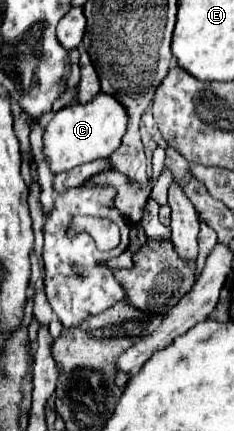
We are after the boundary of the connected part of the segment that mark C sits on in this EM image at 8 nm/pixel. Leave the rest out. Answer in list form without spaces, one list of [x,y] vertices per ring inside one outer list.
[[[100,92],[94,100],[86,104],[70,104],[54,112],[54,118],[46,124],[44,132],[44,154],[50,160],[50,170],[54,174],[72,170],[78,164],[92,162],[98,158],[108,158],[122,142],[128,126],[126,108],[106,92]]]

